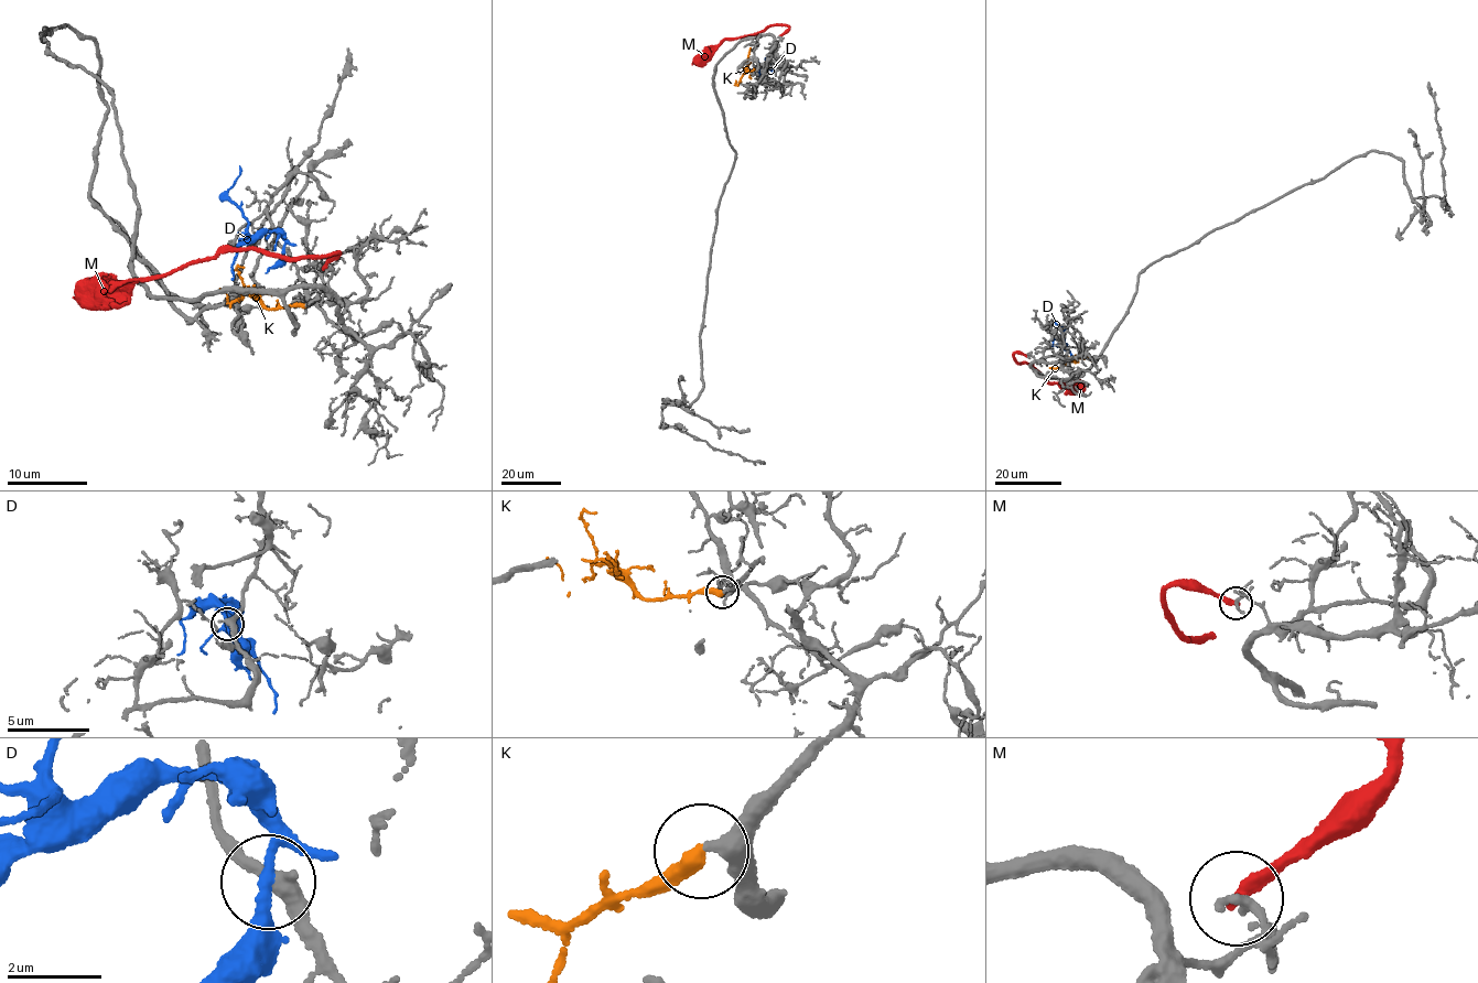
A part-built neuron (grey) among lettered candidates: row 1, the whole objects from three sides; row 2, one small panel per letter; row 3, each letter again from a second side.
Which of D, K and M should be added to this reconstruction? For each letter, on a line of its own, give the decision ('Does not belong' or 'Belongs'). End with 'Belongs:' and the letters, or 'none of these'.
D: Does not belong
K: Belongs
M: Does not belong
Belongs: K

